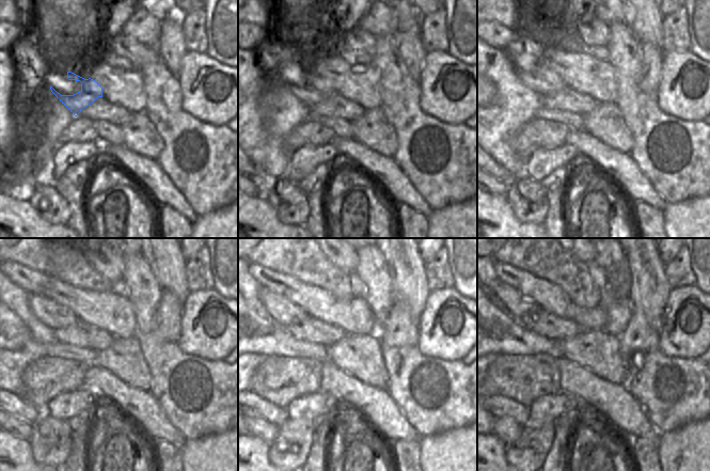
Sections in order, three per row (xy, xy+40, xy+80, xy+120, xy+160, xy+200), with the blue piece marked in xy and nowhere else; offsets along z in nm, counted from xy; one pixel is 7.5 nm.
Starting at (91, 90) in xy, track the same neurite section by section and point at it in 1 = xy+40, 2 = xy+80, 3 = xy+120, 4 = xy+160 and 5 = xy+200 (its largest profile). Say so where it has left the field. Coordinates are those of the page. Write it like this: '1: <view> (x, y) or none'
1: xy+40 (317, 89)
2: xy+80 (542, 80)
3: xy+120 (56, 316)
4: xy+160 (283, 311)
5: xy+200 (516, 304)

